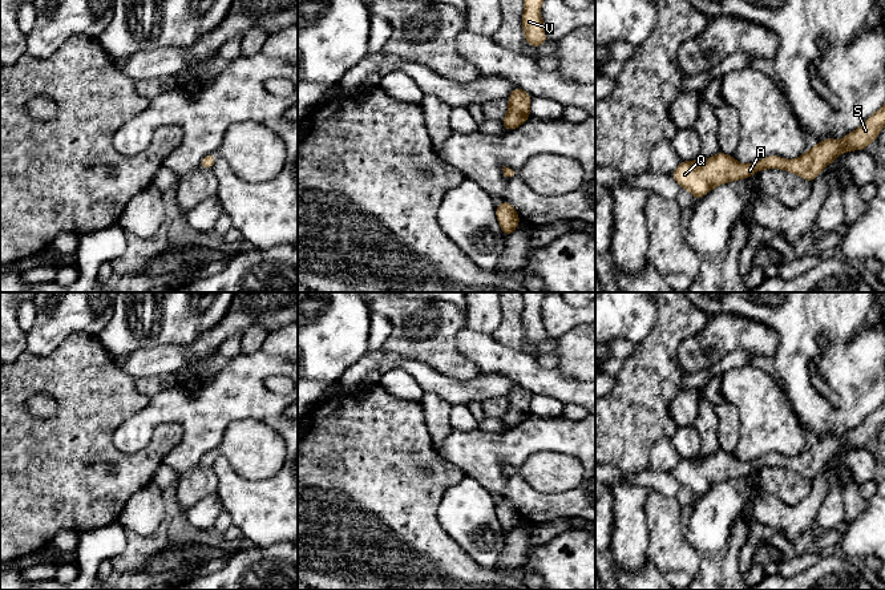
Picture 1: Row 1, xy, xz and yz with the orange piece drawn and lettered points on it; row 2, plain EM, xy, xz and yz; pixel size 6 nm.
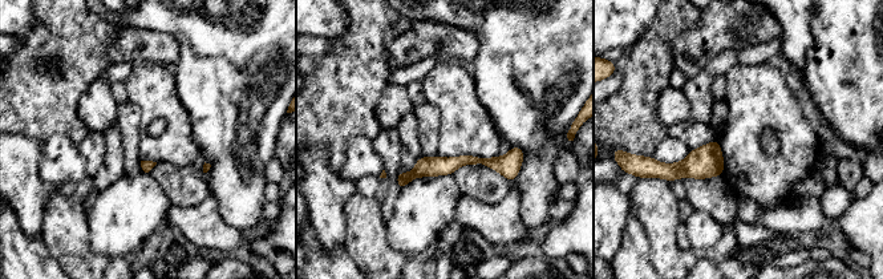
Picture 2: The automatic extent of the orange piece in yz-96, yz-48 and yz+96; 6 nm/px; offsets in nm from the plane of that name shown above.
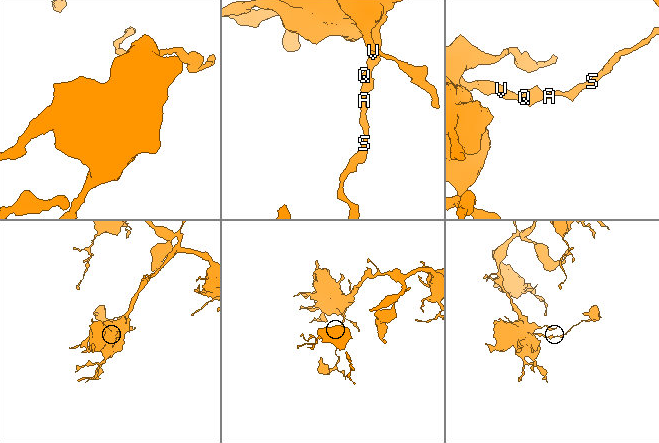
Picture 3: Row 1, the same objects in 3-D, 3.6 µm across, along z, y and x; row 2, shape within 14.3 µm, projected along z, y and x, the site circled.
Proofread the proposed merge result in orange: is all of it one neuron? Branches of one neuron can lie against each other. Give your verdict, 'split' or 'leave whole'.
leave whole

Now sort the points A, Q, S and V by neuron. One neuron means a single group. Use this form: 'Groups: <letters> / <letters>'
Groups: A Q S V

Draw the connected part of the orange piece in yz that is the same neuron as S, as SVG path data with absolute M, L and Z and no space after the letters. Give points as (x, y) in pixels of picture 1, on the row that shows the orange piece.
M885 104L857 130L850 132L841 141L833 138L821 140L809 151L805 151L796 159L783 159L771 154L755 163L743 165L739 163L734 155L719 151L707 159L699 157L696 161L680 161L670 177L676 181L680 187L688 190L696 201L715 186L751 178L752 174L764 169L783 169L809 182L815 182L816 177L841 153L865 150L869 144L877 140L884 125Z

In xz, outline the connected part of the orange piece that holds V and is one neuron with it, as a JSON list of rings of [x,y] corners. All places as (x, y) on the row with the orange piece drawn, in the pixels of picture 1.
[[[524,0],[524,3],[522,29],[525,40],[530,47],[536,48],[549,40],[540,13],[543,0]]]

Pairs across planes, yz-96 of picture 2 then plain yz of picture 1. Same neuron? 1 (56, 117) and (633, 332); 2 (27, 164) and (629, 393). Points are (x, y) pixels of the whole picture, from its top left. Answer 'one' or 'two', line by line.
1: two
2: two

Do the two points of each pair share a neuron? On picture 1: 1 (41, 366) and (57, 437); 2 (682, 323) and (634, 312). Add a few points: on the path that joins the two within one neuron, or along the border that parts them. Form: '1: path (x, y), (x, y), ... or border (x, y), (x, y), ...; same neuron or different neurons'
1: path (59, 383), (64, 388), (64, 420); same neuron
2: border (655, 306), (654, 327), (637, 343); different neurons

